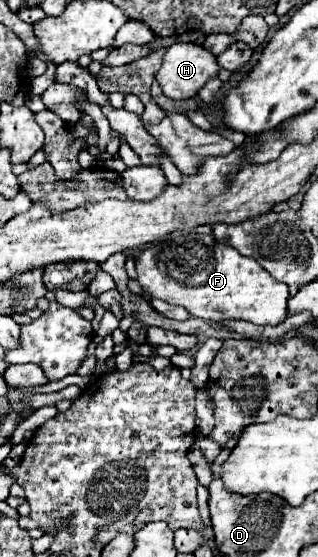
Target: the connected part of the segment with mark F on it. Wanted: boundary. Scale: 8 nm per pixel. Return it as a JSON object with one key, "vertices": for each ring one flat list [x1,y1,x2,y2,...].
{"vertices":[[173,232,135,256,137,282,149,298,183,306,191,316,207,320,245,320,275,326,287,318,287,284,275,280,257,260,217,242,213,236]]}

